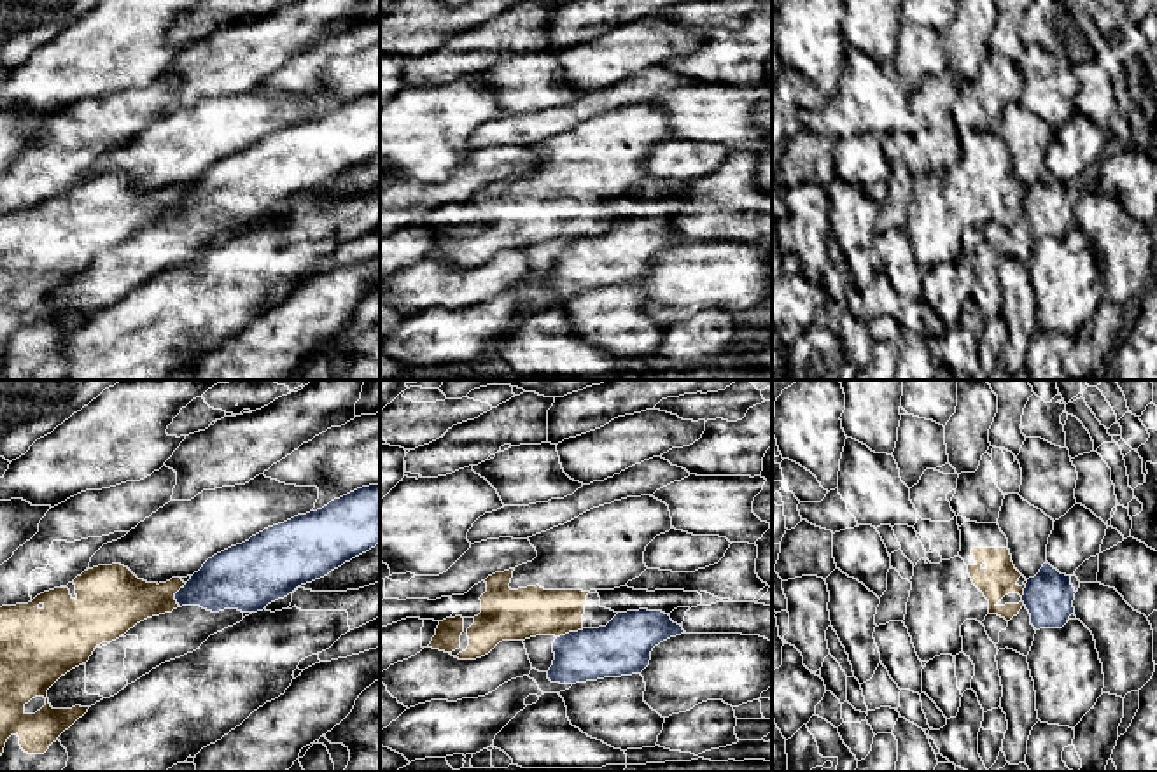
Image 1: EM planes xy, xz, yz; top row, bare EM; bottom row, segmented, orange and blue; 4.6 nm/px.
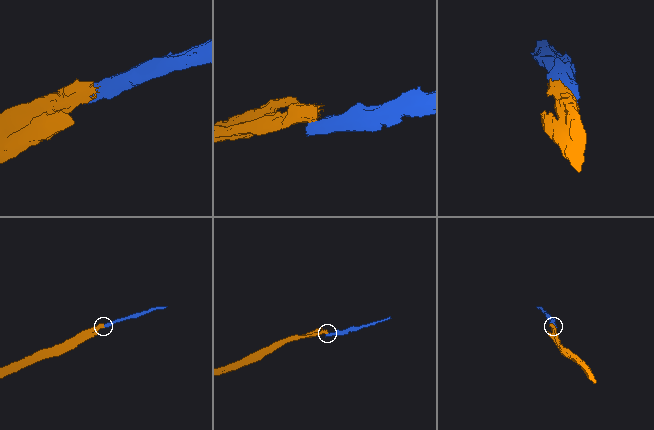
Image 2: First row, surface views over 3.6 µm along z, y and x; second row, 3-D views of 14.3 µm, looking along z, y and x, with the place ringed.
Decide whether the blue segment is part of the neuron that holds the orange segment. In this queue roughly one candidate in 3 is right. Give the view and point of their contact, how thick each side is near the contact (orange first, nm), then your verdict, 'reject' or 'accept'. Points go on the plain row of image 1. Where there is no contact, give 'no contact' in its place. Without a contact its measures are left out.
meets orange in xz at (569, 238); 240 nm thick on the orange side, 260 nm on the other; reject

